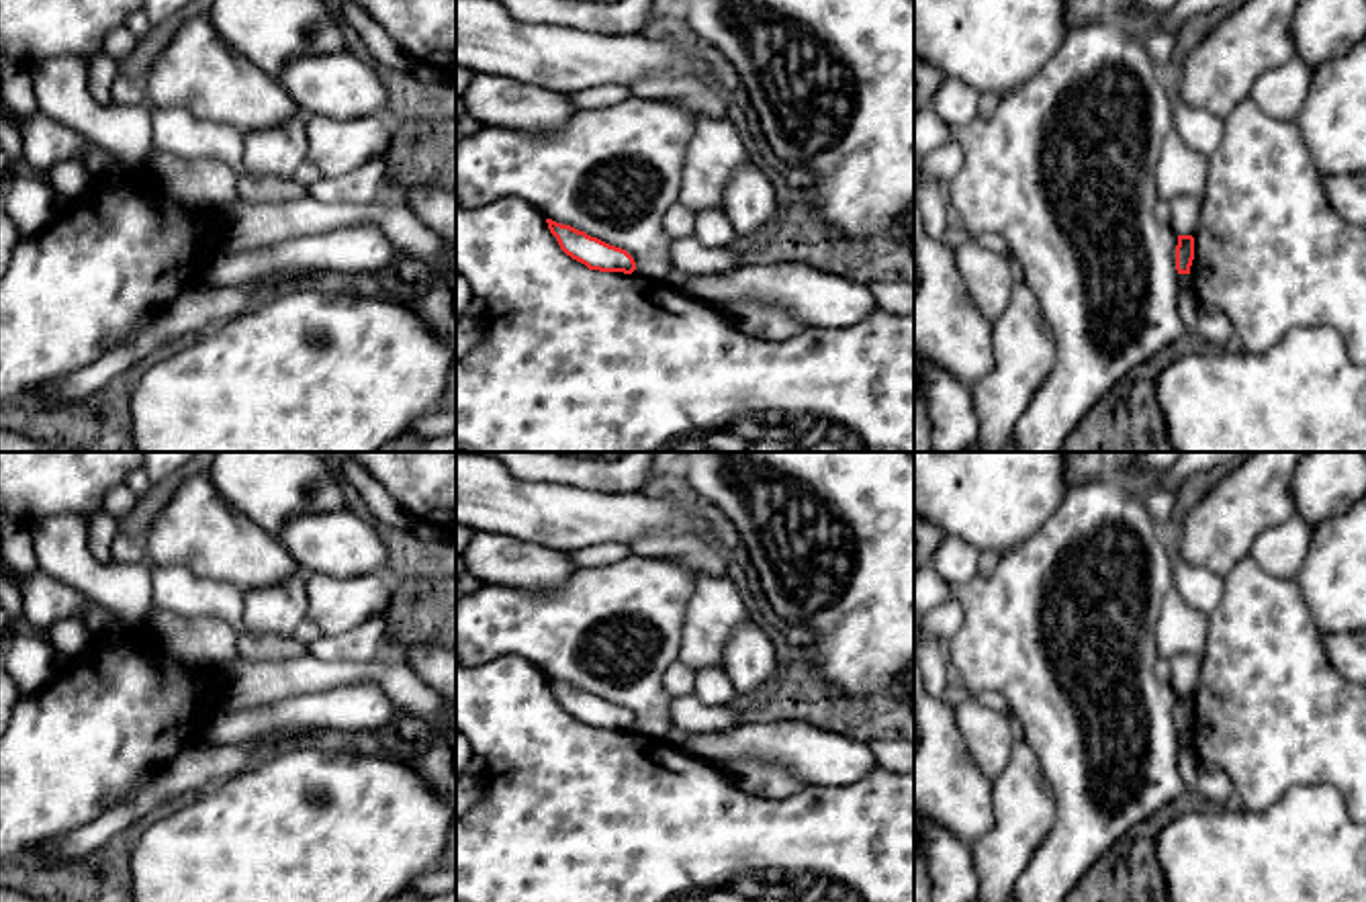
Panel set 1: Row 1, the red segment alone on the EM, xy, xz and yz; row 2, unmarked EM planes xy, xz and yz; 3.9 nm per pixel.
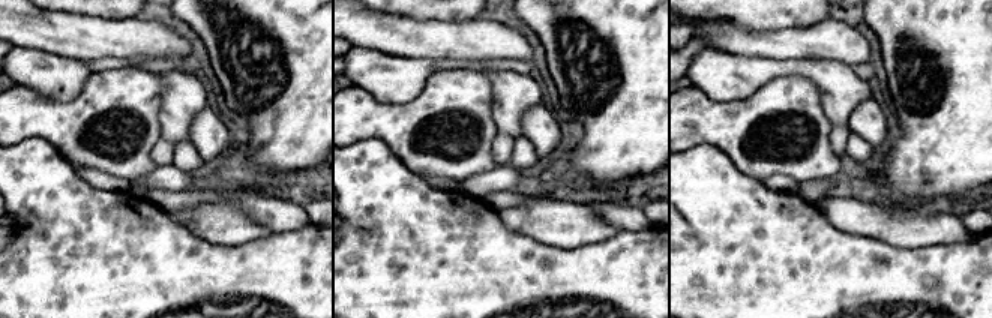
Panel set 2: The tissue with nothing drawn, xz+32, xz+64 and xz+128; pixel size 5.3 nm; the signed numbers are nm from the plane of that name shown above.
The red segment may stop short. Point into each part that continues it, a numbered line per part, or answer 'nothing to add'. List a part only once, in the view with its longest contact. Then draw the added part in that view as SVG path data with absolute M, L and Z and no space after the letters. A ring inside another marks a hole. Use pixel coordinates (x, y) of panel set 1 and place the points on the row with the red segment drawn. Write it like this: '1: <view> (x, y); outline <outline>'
nothing to add

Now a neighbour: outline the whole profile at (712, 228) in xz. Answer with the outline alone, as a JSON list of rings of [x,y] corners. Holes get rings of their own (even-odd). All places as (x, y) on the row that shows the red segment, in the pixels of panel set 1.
[[[699,211],[693,235],[705,245],[728,245],[734,237],[732,221],[724,211]]]

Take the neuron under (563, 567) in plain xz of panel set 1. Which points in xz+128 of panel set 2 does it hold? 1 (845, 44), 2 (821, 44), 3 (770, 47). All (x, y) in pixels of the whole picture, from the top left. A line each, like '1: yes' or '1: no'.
1: no
2: no
3: no

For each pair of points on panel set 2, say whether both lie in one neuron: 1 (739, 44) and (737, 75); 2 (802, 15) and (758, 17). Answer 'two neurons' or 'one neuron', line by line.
1: two neurons
2: one neuron

